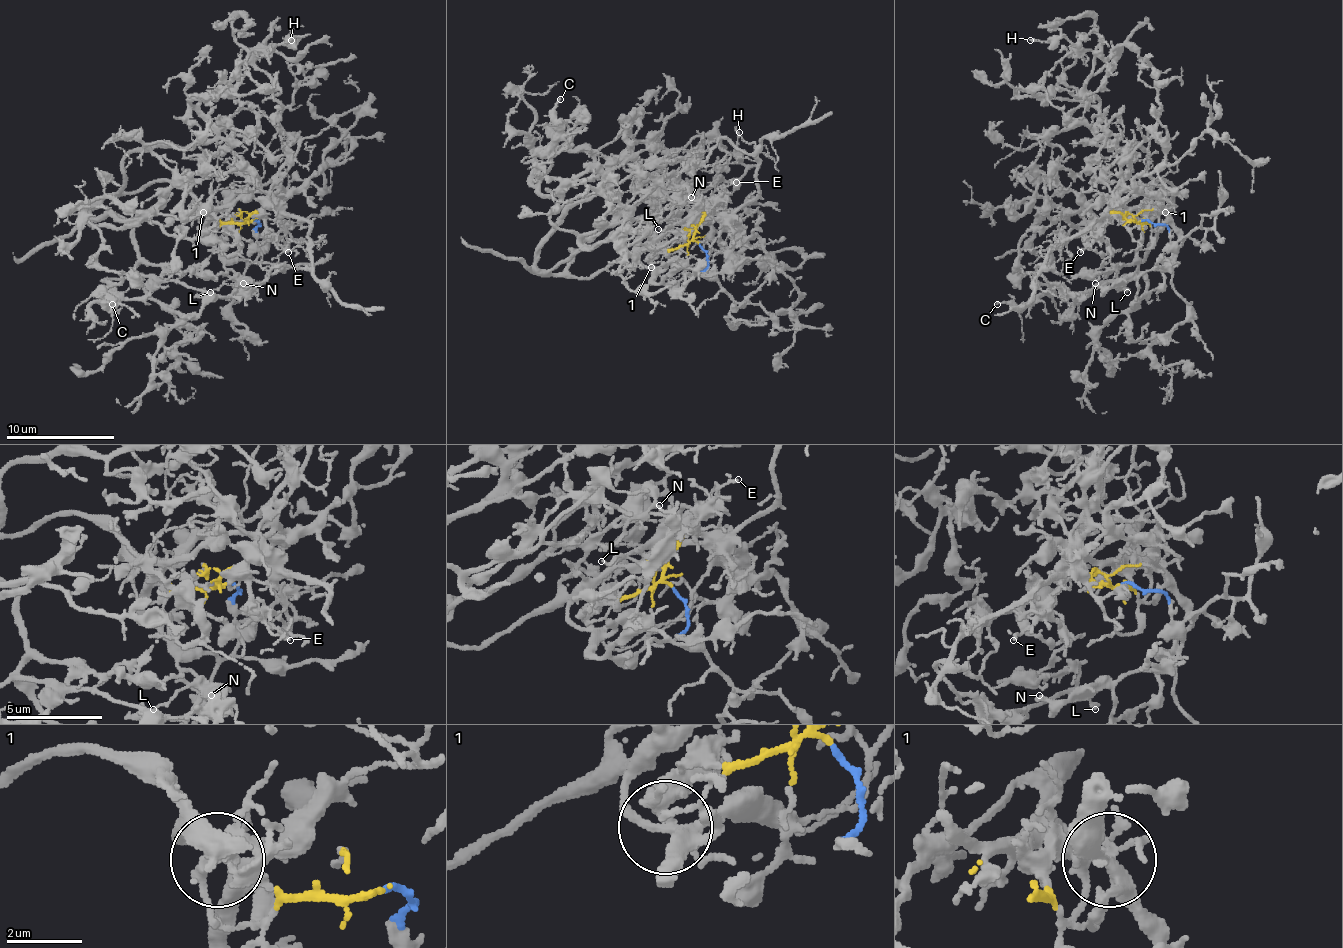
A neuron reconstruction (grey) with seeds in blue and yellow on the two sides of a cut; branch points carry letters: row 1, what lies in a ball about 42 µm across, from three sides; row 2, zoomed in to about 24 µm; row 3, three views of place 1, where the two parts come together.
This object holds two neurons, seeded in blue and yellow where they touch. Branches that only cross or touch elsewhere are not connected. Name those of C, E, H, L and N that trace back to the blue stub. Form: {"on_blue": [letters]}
{"on_blue": ["C", "H", "L", "N"]}

